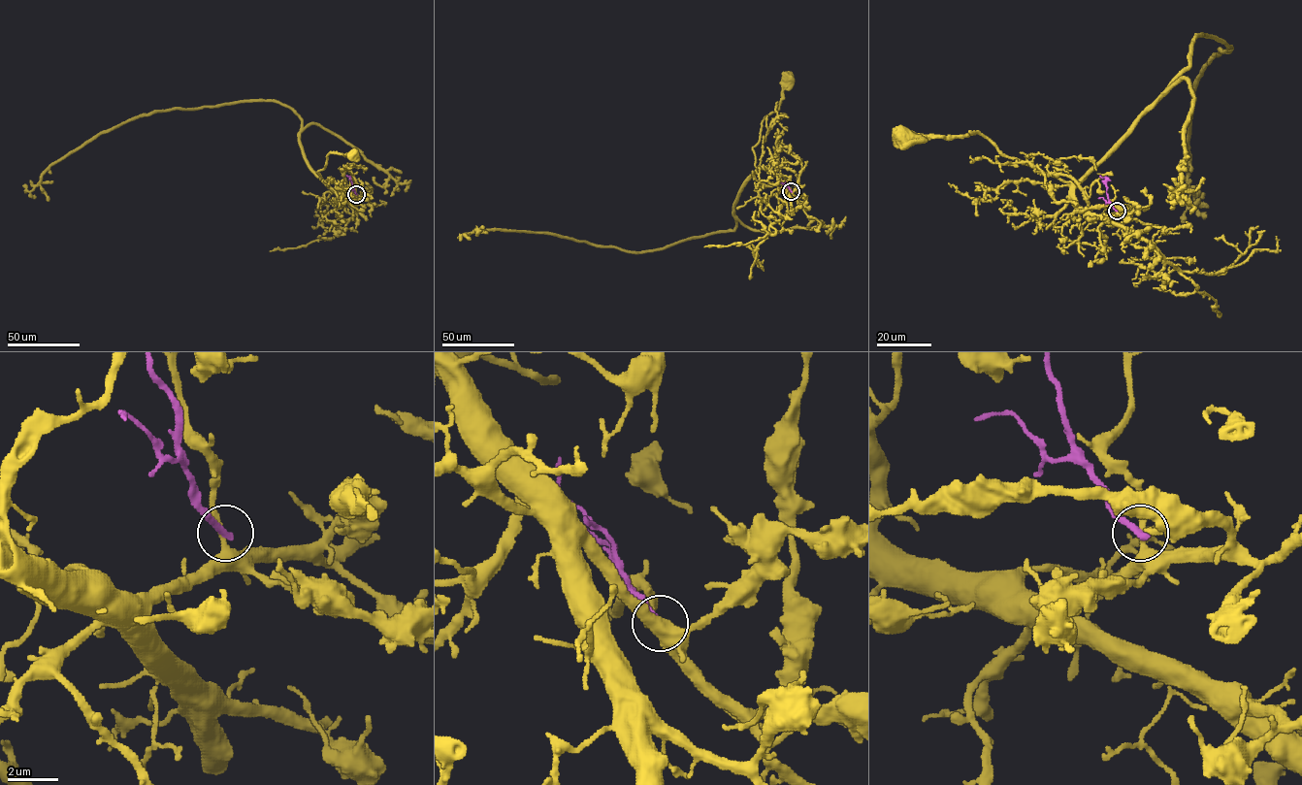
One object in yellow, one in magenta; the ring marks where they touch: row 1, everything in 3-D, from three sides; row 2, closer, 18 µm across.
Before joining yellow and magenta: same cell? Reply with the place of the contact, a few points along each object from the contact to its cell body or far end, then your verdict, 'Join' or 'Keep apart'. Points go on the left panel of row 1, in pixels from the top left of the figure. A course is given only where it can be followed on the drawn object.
Place: (356, 194). Course of yellow: (356, 194), (345, 198), (320, 179), (318, 172), (325, 166), (330, 152), (353, 155). Course of magenta: (356, 194), (345, 176). Keep apart

